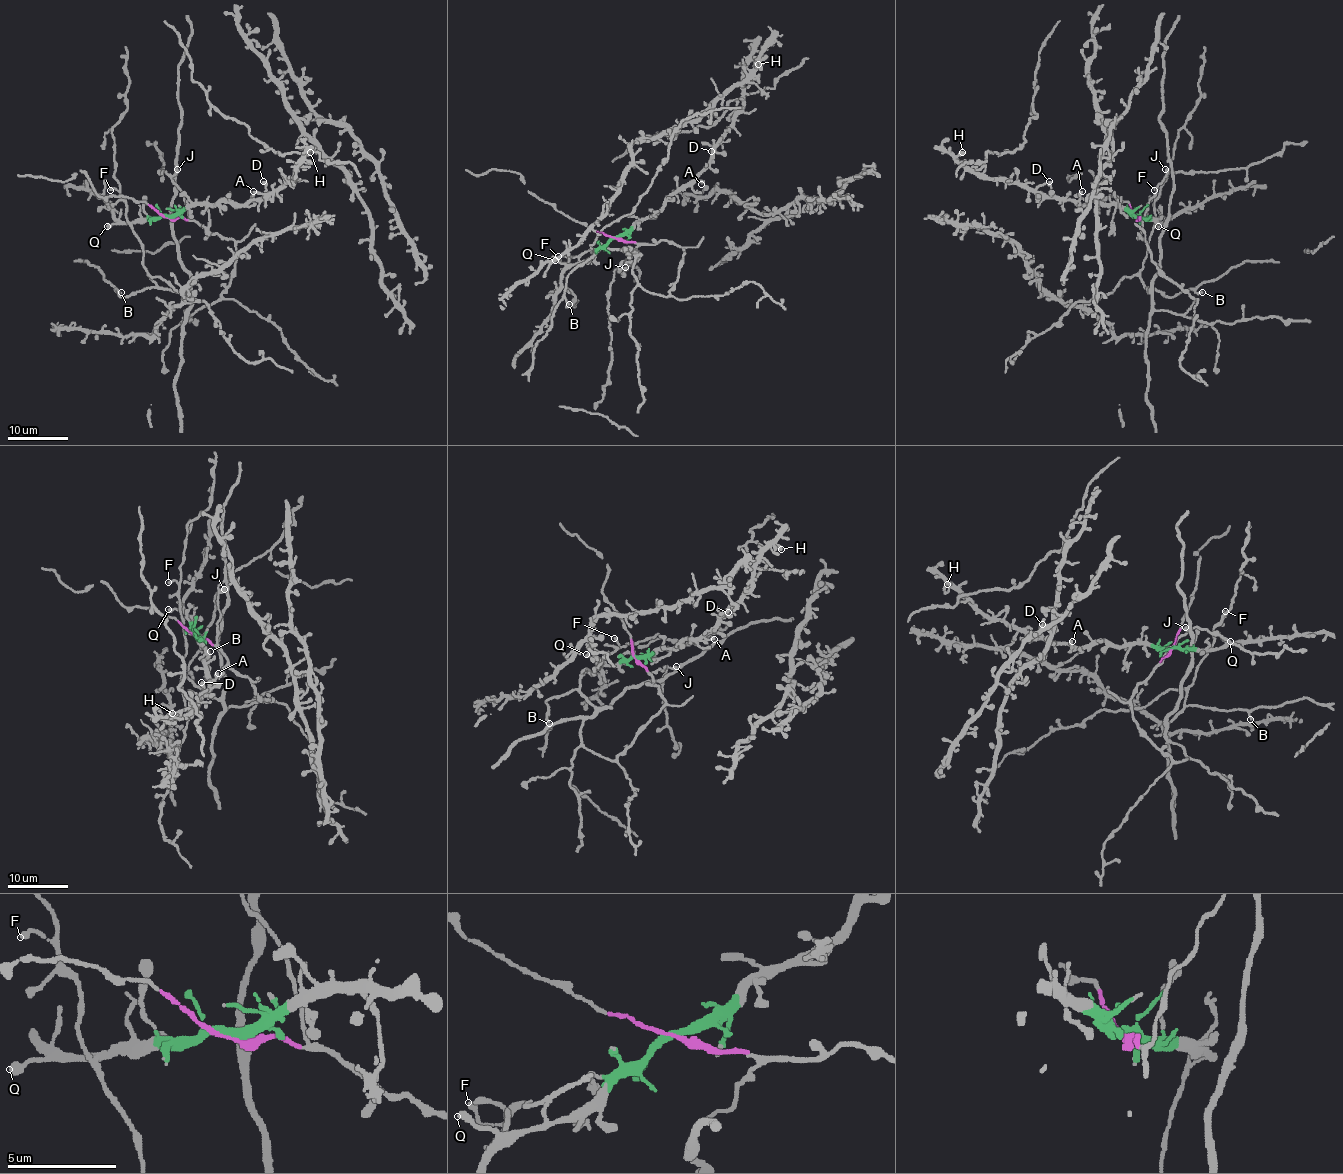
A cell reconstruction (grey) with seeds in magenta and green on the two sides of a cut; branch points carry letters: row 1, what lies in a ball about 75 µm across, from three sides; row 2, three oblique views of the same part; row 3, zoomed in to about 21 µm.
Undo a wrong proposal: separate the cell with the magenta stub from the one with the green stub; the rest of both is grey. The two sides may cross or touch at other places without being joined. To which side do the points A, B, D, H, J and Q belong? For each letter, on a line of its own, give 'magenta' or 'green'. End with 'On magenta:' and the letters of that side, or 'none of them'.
A: green
B: magenta
D: green
H: green
J: magenta
Q: green
On magenta: B, J

